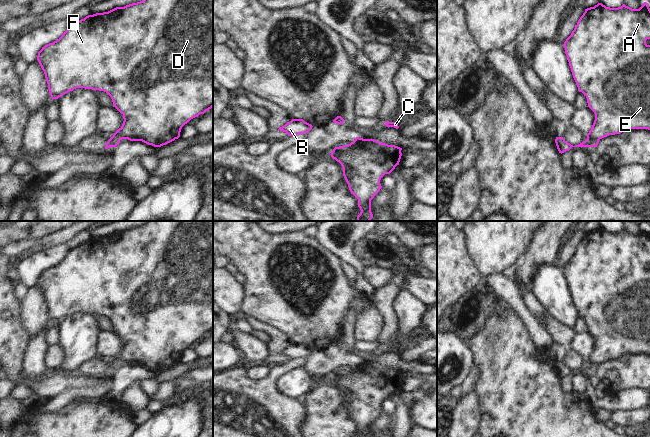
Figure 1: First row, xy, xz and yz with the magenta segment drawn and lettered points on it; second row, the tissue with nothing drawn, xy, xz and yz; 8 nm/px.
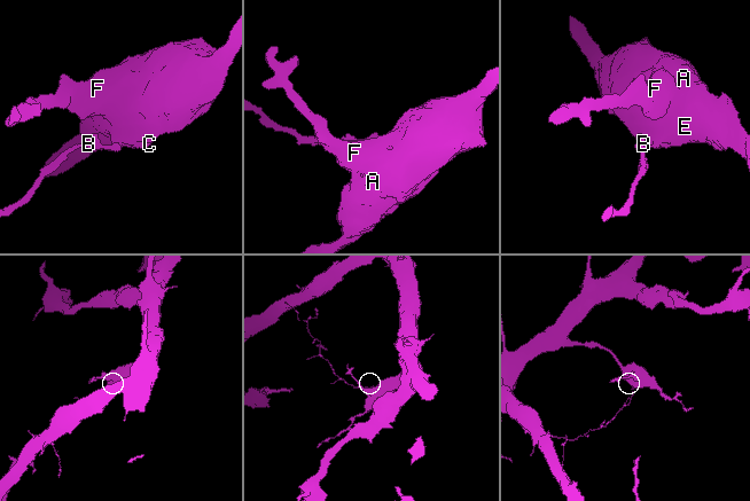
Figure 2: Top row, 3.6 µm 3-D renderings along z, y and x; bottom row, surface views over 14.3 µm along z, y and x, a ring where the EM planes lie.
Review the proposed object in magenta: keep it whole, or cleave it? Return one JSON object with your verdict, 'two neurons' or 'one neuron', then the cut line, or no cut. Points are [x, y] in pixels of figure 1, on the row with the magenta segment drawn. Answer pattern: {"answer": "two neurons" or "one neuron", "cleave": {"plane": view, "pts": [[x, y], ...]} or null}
{"answer": "two neurons", "cleave": {"plane": "xz", "pts": [[342, 146], [336, 151], [337, 157], [335, 159]]}}

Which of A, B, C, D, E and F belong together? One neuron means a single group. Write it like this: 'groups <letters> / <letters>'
groups A C D E F / B

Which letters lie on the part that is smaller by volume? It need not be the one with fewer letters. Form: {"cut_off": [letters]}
{"cut_off": ["B"]}

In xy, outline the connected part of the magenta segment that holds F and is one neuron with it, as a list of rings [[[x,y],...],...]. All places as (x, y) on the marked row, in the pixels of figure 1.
[[[142,0],[108,12],[88,15],[71,24],[59,39],[42,47],[37,60],[44,71],[52,99],[58,99],[76,88],[104,91],[111,97],[113,107],[124,119],[113,138],[142,141],[154,147],[161,147],[178,139],[185,124],[213,107],[213,0]]]

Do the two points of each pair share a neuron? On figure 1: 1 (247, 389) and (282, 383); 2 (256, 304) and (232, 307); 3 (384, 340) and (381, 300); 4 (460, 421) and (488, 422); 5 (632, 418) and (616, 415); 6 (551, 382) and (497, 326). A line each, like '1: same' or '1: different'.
1: different
2: different
3: same
4: different
5: same
6: same

